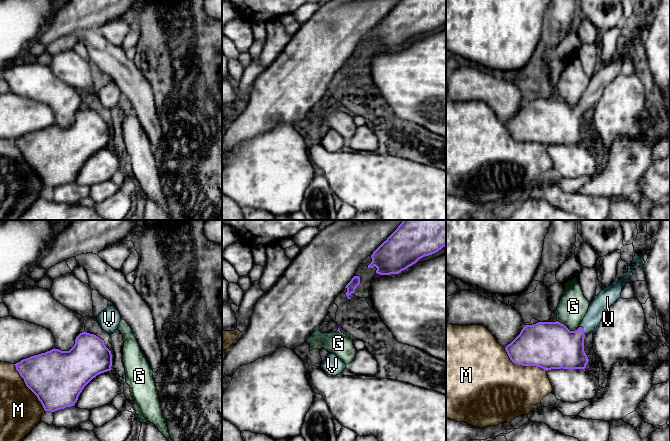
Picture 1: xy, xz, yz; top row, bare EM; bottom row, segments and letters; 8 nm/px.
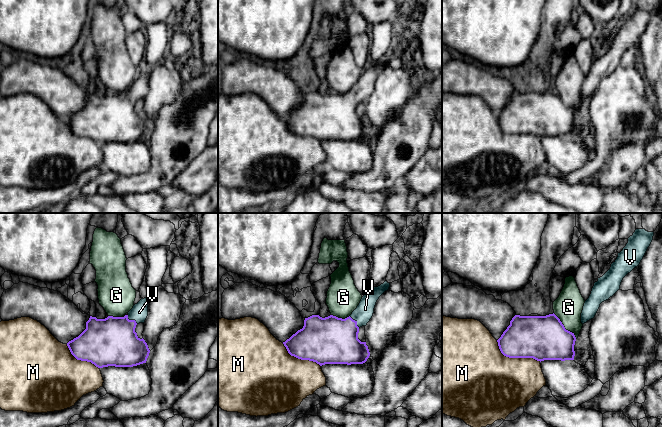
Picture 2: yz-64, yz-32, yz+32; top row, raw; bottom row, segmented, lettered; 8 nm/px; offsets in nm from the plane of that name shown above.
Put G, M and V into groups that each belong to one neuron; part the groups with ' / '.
G / M / V

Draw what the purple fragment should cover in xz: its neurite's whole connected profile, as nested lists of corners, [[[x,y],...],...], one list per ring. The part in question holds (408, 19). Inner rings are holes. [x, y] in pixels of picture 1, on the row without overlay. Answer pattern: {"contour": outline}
{"contour": [[[400,0],[398,4],[371,31],[372,38],[368,44],[377,44],[380,51],[398,50],[412,42],[419,35],[432,31],[446,22],[446,0]]]}

